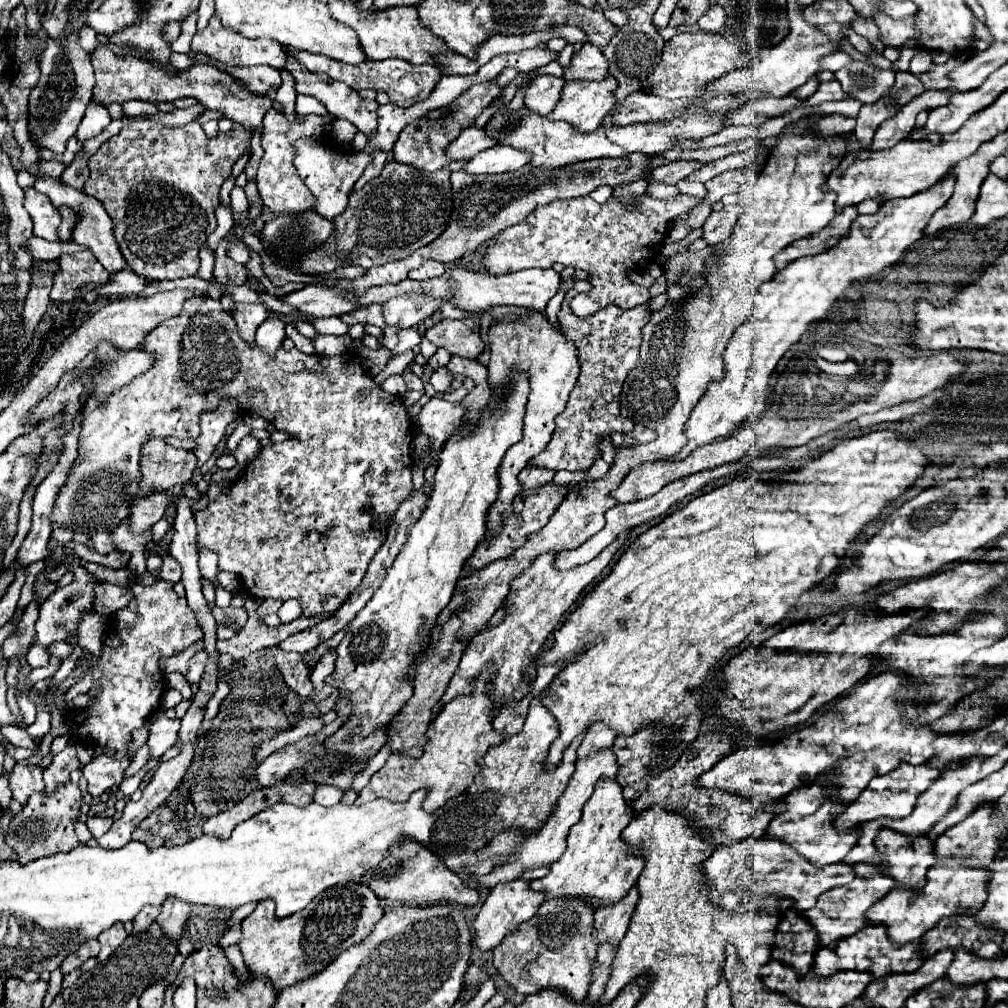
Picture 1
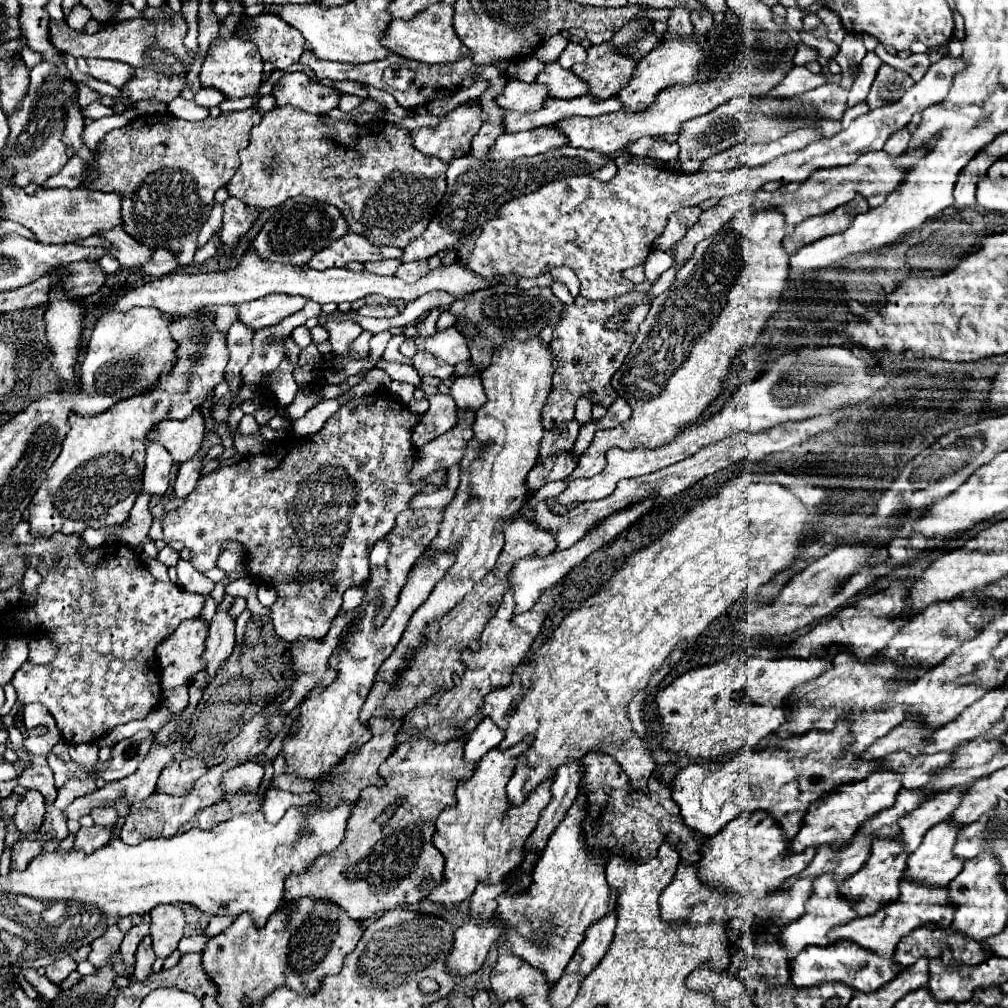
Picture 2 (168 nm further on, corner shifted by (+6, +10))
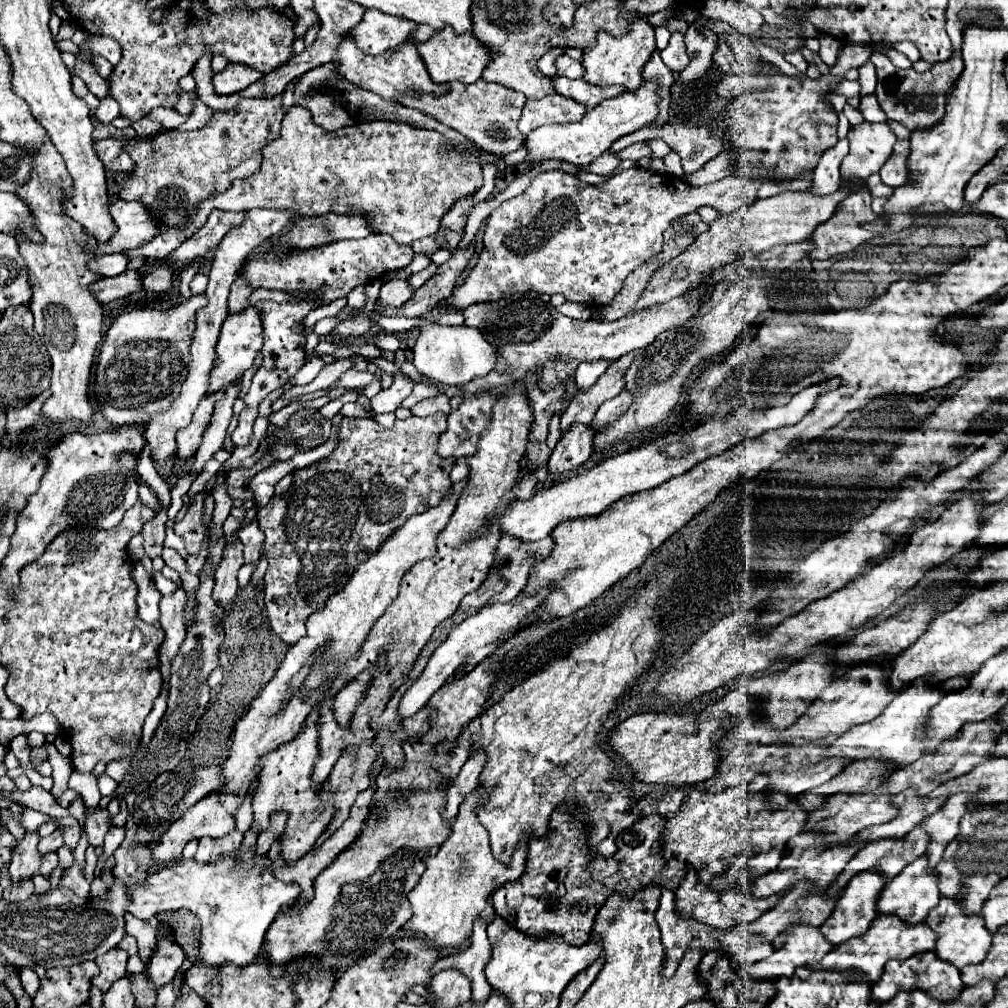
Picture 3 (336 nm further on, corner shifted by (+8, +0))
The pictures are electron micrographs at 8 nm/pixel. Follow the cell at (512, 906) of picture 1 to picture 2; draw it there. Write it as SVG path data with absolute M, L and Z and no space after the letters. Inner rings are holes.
M468 919L454 931L454 947L446 961L454 975L468 975L482 967L490 945L500 937L500 923L492 925L492 921L496 919Z

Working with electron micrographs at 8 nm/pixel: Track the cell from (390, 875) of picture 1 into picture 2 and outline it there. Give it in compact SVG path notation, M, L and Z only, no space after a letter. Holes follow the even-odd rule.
M412 733L412 737L400 743L380 767L380 775L386 783L360 793L360 803L352 809L347 821L344 841L332 855L320 855L306 873L286 879L286 903L304 895L330 899L344 907L352 919L364 921L388 909L418 903L436 885L442 885L444 857L432 845L432 835L440 811L446 805L454 805L454 789L460 775L472 773L472 769L464 765L464 745L464 737L436 743L428 737L420 737L420 733ZM396 799L402 799L402 803L392 819L378 825L376 817Z

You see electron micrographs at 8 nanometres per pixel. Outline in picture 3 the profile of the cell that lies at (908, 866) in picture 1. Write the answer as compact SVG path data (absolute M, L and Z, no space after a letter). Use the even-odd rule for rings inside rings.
M864 871L862 875L854 875L850 879L850 883L844 887L840 897L836 899L836 905L834 905L830 917L820 925L822 935L826 935L826 941L830 941L832 947L838 947L846 939L852 939L852 937L866 933L866 929L870 927L870 923L878 915L876 913L876 901L878 901L878 895L880 895L884 885L886 885L886 879L876 871Z

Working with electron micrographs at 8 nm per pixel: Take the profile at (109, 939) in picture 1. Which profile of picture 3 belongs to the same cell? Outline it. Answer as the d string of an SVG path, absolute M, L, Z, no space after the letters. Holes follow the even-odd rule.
M110 949L108 953L96 957L100 975L96 975L92 979L92 985L98 987L102 993L106 993L114 981L122 979L122 975L128 975L126 961L128 961L128 953L122 949Z

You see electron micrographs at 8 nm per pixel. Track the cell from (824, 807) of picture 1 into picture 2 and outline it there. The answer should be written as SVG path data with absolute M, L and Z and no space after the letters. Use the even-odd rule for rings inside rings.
M768 811L742 813L736 821L730 821L718 835L710 837L702 849L702 861L698 863L698 875L712 887L722 887L734 893L752 893L764 897L768 891L778 889L788 877L800 875L814 859L816 849L804 853L788 853L788 841L780 823Z

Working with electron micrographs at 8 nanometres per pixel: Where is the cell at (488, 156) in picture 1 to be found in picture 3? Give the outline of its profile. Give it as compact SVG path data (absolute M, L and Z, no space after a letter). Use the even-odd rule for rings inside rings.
M656 81L642 83L636 91L626 91L614 99L600 103L598 107L586 111L582 121L566 123L566 125L544 125L534 129L528 139L528 161L544 161L544 159L558 159L568 161L574 165L590 165L596 157L610 149L610 145L640 127L650 125L658 115L658 95L656 95Z

